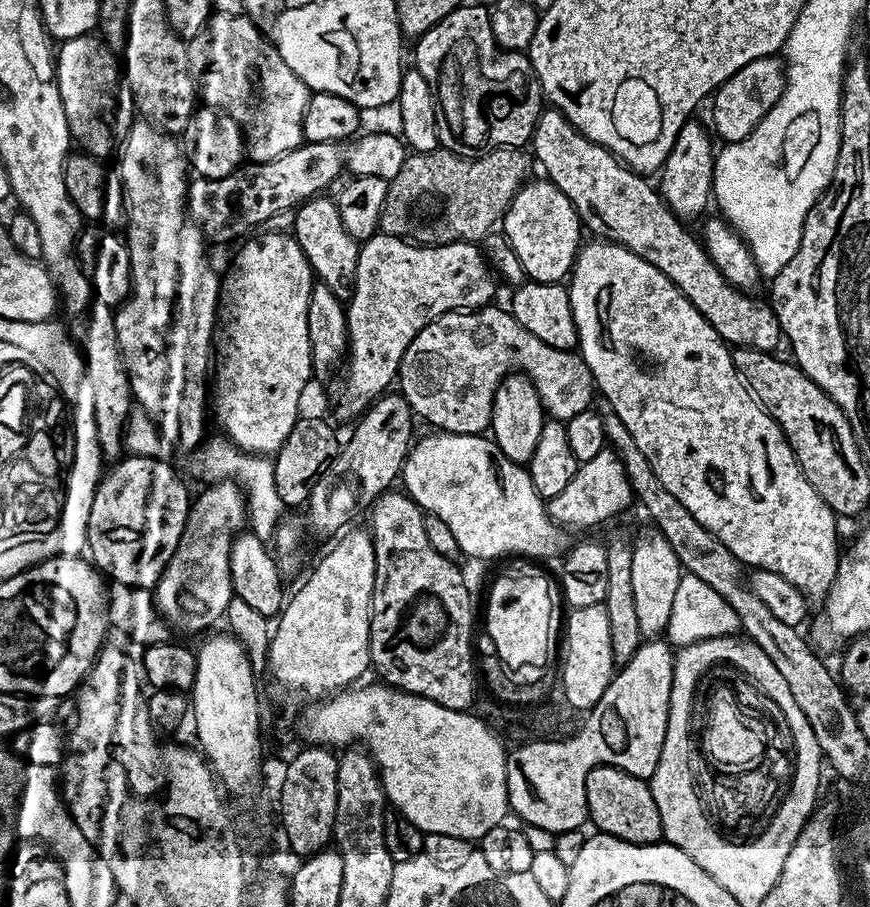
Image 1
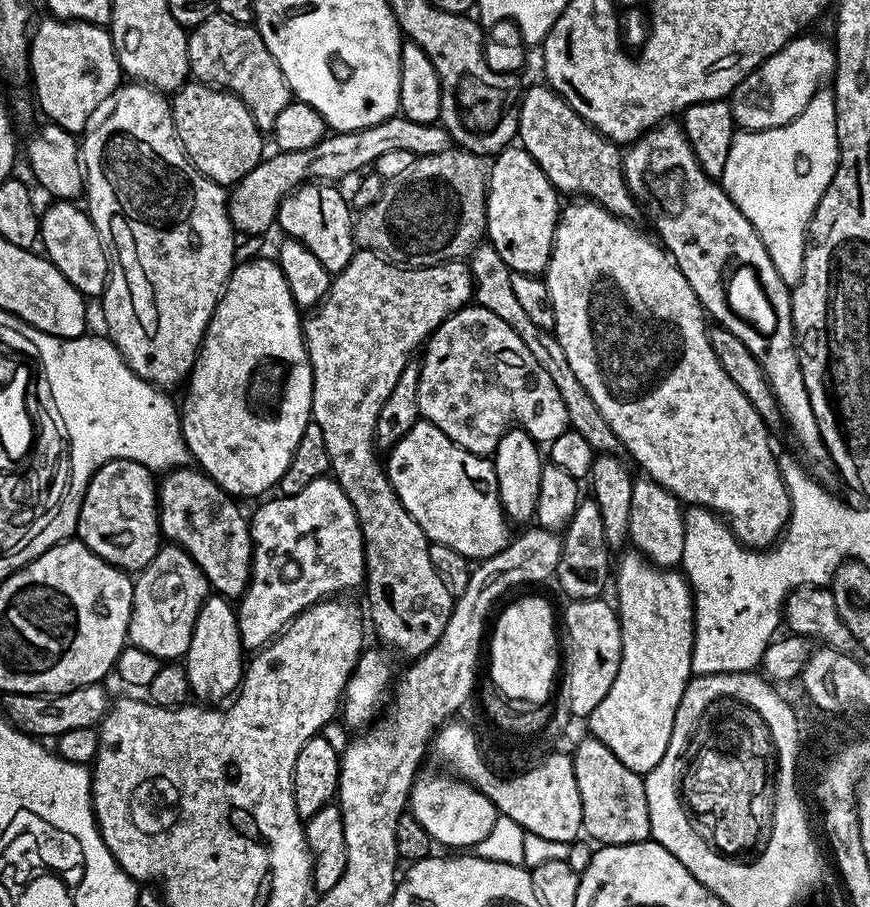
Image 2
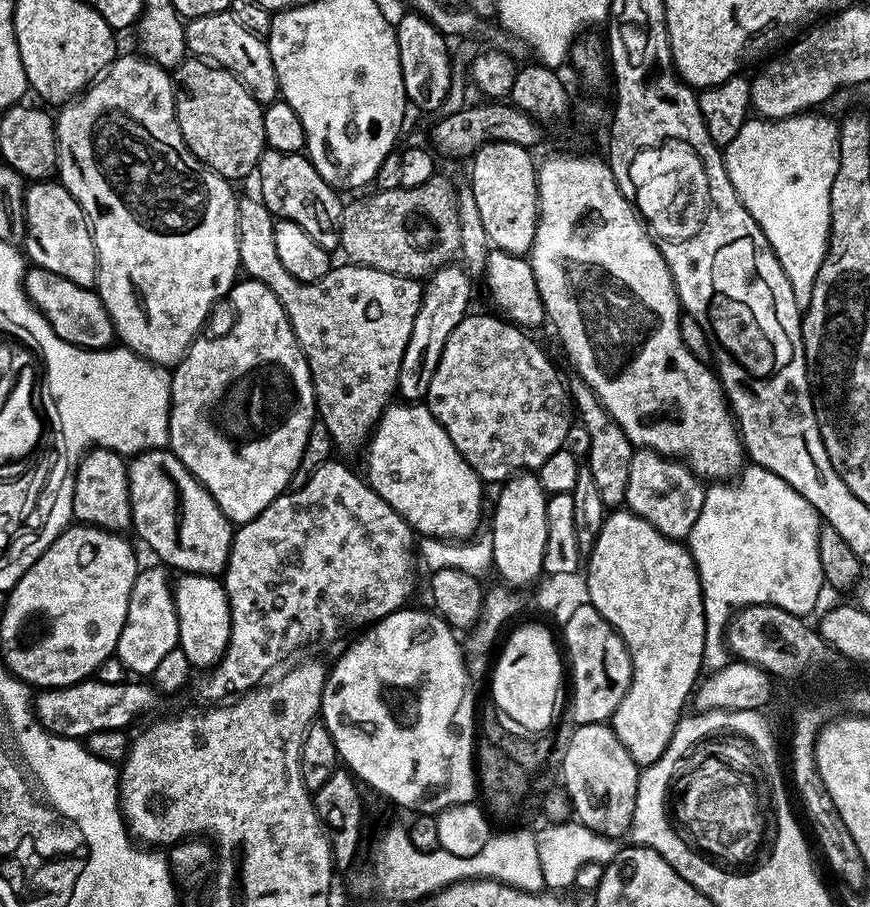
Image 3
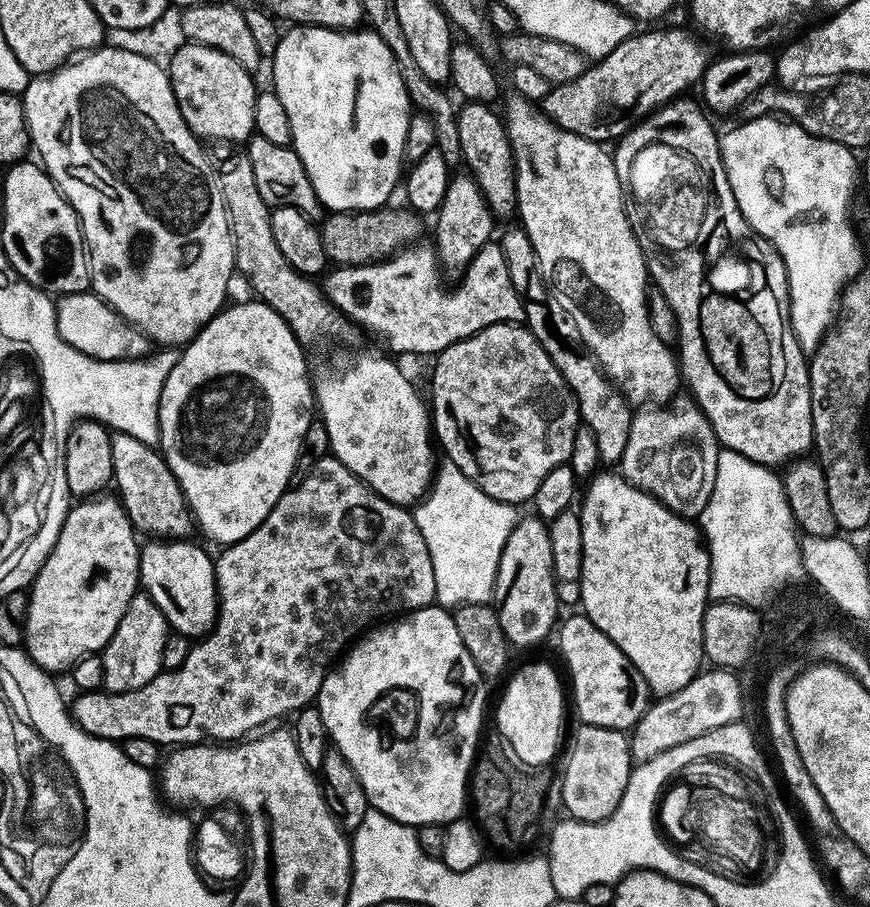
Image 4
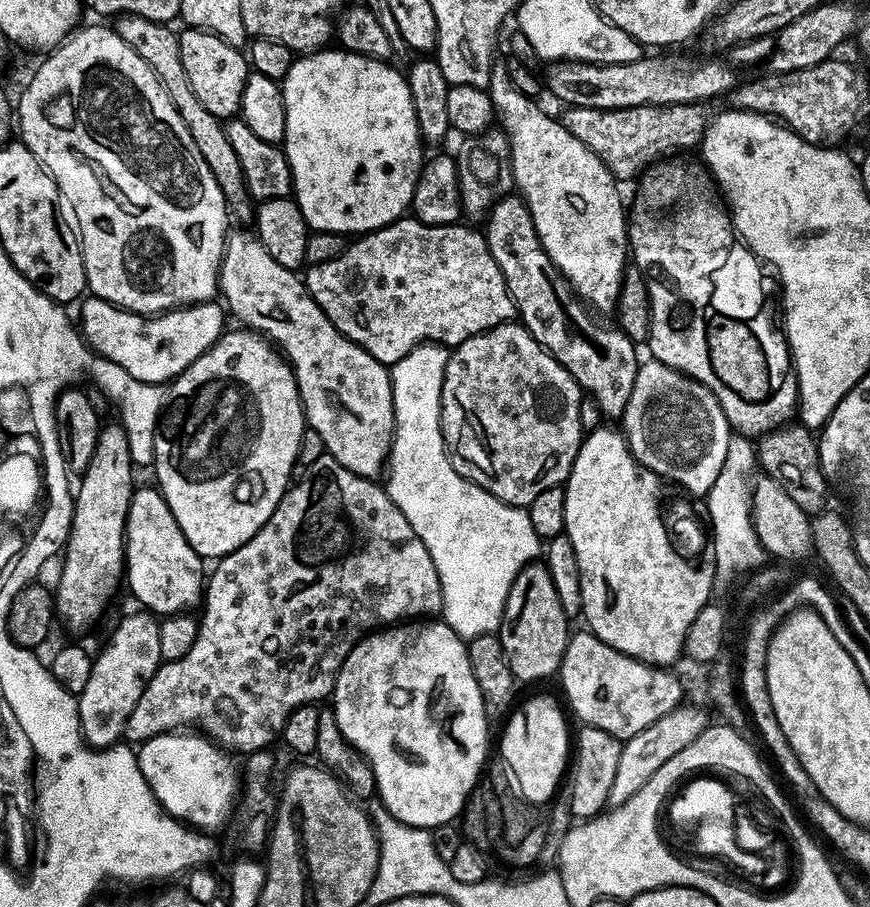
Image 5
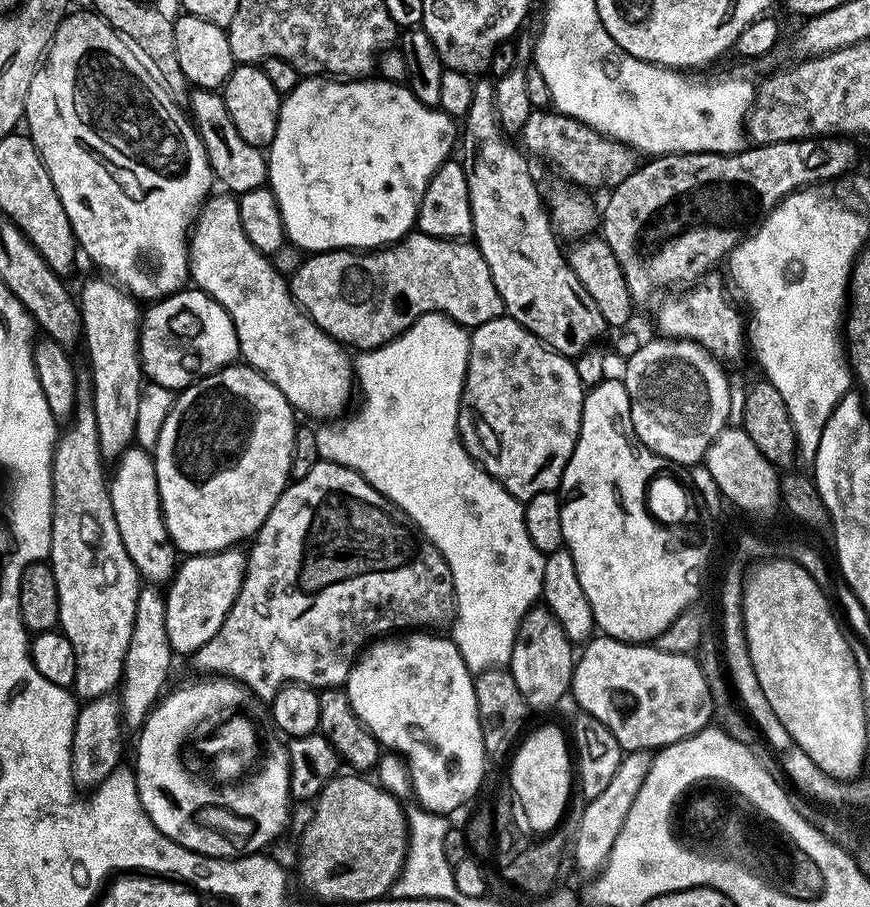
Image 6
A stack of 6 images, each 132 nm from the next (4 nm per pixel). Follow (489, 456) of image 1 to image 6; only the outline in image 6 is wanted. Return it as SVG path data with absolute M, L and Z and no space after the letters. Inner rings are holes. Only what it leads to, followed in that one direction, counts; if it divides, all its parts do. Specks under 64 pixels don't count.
M217 194L209 195L204 201L199 213L198 219L195 221L194 227L190 232L190 280L195 287L199 288L204 293L205 297L217 300L222 307L228 311L228 316L232 319L231 327L236 333L238 342L240 343L240 356L243 363L249 368L258 370L270 382L274 382L274 386L278 386L278 390L282 390L282 394L286 394L286 398L292 404L293 409L297 413L305 412L308 416L317 416L317 421L332 422L337 418L343 417L349 411L348 403L353 403L354 400L354 360L350 355L349 349L334 337L328 336L307 314L303 308L296 303L296 298L292 294L289 281L286 276L279 272L272 263L271 259L265 253L259 252L254 246L254 242L250 242L250 238L246 234L246 230L242 226L242 218L240 217L240 202L235 195L223 194L224 196L216 196Z

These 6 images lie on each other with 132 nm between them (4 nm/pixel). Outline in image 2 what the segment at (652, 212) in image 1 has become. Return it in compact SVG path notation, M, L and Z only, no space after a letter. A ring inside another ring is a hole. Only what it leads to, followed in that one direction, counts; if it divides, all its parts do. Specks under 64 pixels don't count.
M539 82L533 88L525 87L520 98L520 130L518 133L519 147L525 148L538 162L542 174L556 187L557 193L569 192L569 197L584 197L593 204L600 204L606 211L621 218L632 218L636 212L637 197L633 189L624 180L624 162L622 152L607 136L592 128L571 106L548 87L547 83Z

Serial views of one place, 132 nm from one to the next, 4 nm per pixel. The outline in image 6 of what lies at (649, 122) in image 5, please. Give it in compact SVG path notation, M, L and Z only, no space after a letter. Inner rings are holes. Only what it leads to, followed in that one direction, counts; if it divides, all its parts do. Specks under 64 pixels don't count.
M533 110L524 123L522 139L525 144L523 147L533 157L541 156L546 163L553 164L566 179L573 180L584 188L614 189L618 182L626 182L626 178L630 178L630 174L634 174L638 166L637 153L628 145L611 140L609 136L555 110Z

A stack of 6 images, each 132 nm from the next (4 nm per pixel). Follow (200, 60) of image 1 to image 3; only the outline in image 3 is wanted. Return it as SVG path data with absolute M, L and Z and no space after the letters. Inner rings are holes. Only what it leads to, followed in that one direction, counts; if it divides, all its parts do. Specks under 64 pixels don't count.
M231 14L199 16L188 20L184 26L184 42L193 57L207 58L227 72L233 72L262 106L274 103L280 96L278 74L270 58L267 39L250 34L250 30L238 26Z

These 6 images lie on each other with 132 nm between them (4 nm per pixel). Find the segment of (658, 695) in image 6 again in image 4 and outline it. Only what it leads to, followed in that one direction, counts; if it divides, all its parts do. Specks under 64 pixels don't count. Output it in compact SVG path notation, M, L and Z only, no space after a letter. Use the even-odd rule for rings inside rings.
M577 614L563 624L564 621L558 628L560 652L572 679L570 696L576 699L579 719L585 724L603 728L635 728L650 703L648 684L642 674L638 674L630 658L626 658L626 654L622 654L622 650L618 650L618 646L614 646L614 642L610 642L610 638L606 638L606 634L602 634L588 616Z

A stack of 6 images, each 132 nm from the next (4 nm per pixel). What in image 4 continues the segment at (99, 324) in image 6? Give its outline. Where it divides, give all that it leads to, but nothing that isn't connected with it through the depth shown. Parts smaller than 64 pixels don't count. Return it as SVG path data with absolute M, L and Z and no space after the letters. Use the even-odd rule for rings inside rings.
M108 495L84 498L69 507L62 530L46 562L32 577L22 647L46 673L67 673L82 658L103 653L118 630L118 622L122 622L122 614L126 614L126 606L130 606L130 598L137 595L141 549L141 545L136 544L138 532L121 501L115 495Z

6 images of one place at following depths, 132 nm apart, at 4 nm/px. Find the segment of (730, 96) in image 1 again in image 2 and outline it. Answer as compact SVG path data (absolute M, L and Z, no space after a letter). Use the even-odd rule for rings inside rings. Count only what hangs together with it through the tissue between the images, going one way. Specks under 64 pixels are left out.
M800 34L782 50L766 58L734 89L730 97L732 117L741 129L761 132L777 128L802 114L815 92L821 91L820 84L829 79L836 70L836 50L831 43L816 36Z

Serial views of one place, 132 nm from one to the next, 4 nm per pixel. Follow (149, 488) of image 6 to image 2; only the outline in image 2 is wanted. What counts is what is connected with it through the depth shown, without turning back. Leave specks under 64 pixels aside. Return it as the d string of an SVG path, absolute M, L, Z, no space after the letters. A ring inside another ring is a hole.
M219 594L209 595L194 622L194 634L186 653L186 667L191 695L200 702L227 701L239 689L244 678L246 652L240 643L236 608Z

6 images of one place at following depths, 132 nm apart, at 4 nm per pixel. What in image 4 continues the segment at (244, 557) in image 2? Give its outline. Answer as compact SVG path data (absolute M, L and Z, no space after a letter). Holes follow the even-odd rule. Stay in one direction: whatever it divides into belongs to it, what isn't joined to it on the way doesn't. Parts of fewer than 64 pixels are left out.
M112 432L111 457L113 483L118 486L120 501L139 533L160 540L187 539L195 531L195 521L185 502L181 487L163 455L151 445L125 432Z

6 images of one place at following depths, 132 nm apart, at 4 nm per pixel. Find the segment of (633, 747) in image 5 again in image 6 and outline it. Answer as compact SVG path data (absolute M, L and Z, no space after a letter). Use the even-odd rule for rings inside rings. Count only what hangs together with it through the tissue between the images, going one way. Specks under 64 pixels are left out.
M629 752L621 755L618 771L614 779L606 785L606 790L598 794L598 798L587 801L580 812L580 821L576 824L576 840L571 841L570 856L576 859L576 868L580 872L599 873L603 868L618 834L622 830L622 822L626 814L630 814L630 806L634 806L634 798L638 798L638 790L642 790L642 782L646 782L646 774L650 774L653 753Z

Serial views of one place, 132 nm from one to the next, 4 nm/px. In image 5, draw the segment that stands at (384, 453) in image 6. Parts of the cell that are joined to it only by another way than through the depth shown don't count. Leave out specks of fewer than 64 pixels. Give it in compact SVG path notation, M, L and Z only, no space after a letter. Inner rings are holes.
M429 342L418 345L406 354L406 358L391 365L396 431L392 433L392 451L388 453L386 465L386 491L394 506L402 510L406 522L410 522L414 534L422 538L422 546L426 546L434 562L434 570L438 570L444 599L444 623L450 625L465 641L470 641L482 634L499 633L510 586L514 586L514 578L518 578L520 571L539 557L536 556L539 552L541 555L542 541L525 509L494 498L494 494L482 490L482 486L462 478L458 470L454 470L440 429L442 378L446 374L449 355L445 345Z

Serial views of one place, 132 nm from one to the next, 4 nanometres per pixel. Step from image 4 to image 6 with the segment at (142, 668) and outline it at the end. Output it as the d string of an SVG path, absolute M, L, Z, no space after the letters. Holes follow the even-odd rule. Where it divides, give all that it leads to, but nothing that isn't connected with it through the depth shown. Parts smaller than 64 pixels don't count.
M115 695L99 696L79 705L72 735L72 783L77 789L95 790L109 774L121 767L120 754L124 750L124 740L120 735L125 735L125 732L124 721L120 719L120 701Z

